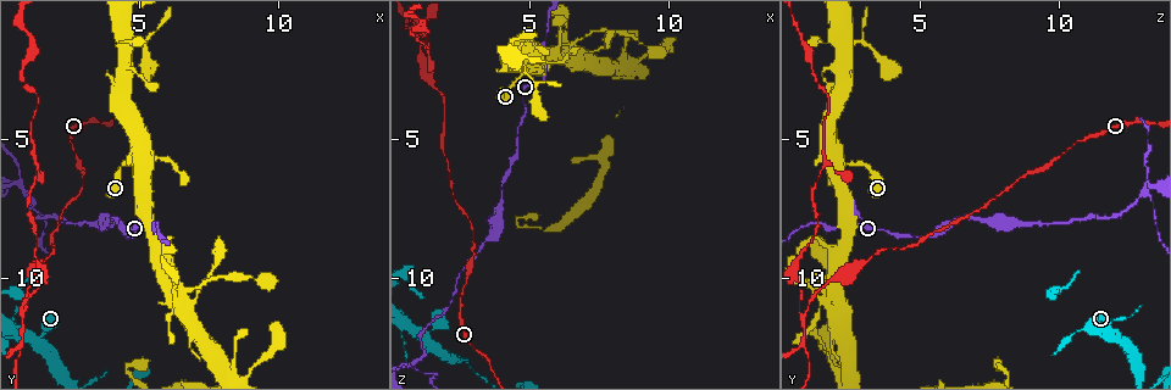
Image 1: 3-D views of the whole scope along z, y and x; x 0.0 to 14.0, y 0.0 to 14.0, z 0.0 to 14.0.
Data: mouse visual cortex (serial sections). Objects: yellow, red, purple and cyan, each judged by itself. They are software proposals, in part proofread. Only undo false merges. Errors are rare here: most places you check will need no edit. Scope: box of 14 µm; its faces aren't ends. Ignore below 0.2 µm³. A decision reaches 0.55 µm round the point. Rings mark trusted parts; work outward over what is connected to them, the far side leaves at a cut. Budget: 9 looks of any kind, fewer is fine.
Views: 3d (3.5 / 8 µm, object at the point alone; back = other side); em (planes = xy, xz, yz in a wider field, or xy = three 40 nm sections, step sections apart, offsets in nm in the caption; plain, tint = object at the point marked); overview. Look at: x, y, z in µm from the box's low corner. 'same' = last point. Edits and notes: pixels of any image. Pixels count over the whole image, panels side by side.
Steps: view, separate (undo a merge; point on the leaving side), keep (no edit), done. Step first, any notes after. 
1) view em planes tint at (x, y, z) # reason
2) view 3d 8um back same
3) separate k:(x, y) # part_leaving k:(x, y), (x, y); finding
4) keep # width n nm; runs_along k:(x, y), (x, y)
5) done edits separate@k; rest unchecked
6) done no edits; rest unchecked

view 3d 3.5um at (1.3, 12.2, 12.1) # thin neck

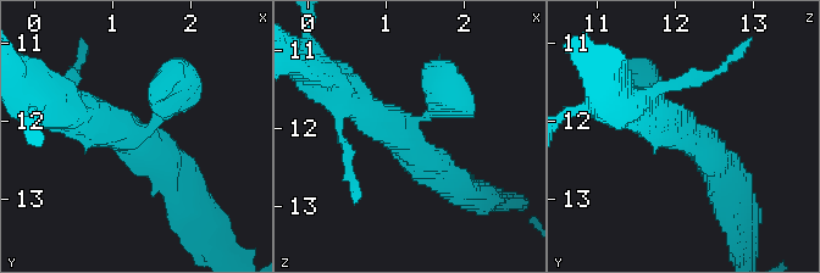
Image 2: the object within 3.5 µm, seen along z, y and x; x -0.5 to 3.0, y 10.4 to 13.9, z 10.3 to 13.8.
view em xy step 1 tint at (1.25, 12.20, 12.05)

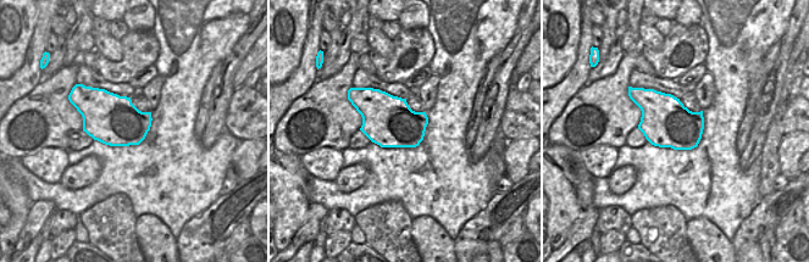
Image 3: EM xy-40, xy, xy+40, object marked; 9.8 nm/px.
keep # runs_along 2:(636, 77), (732, 178); continuous, no second cell

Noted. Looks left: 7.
view 3d 3.5um at (4.7, 8.6, 4.9) # narrows sharply

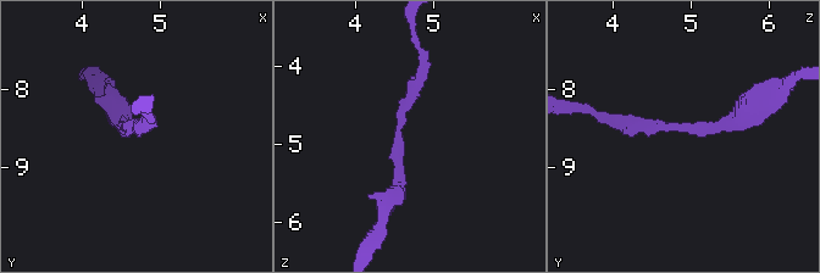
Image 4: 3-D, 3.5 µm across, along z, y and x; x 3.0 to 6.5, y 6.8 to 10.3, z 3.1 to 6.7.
view em xy step 3 tint at (4.60, 8.50, 4.85)

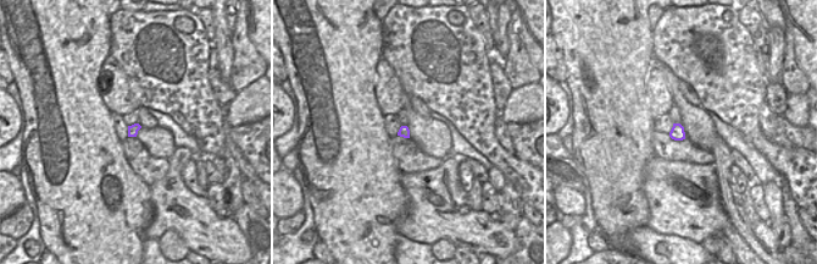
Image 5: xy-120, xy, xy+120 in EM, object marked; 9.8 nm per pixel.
keep # one cell here

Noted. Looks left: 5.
view 3d 3.5um at (6.6, 10.5, 1.8) # abrupt turn

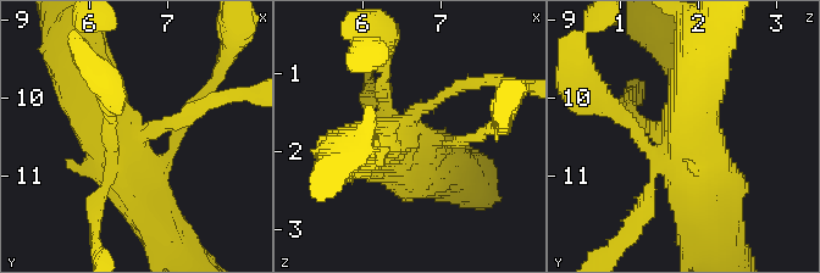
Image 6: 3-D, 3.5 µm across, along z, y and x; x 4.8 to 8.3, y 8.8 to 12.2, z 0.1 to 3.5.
view em xy step 1 plain at (6.50, 10.50, 1.70) # need the tissue

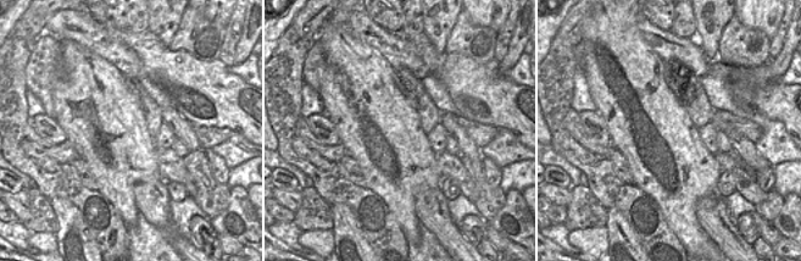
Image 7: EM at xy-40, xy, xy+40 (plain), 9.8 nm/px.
view em xy step 1 tint same # where the object lies

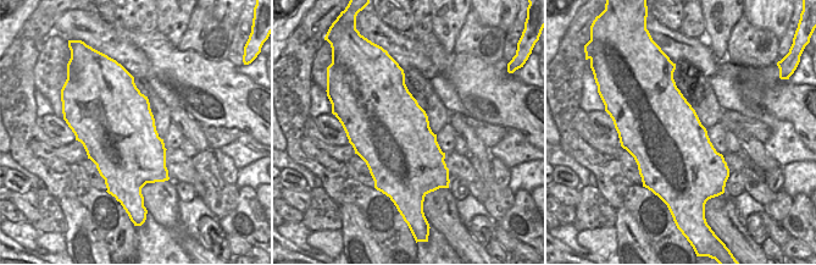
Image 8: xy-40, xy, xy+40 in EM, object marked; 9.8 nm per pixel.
keep # runs_along 6:(88, 87), (117, 165), (162, 229); all the same cell

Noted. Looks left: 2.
view 3d 3.5um back at (1.0, 7.0, 12.9) # three arms meet

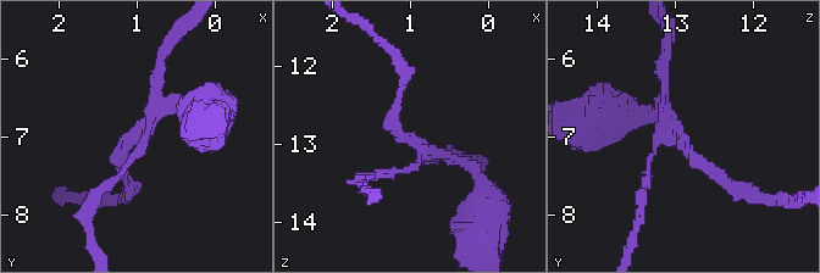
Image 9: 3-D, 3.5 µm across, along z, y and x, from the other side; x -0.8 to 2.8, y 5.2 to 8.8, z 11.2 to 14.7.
view em planes tint at (1.00, 7.00, 12.95) # arms 3; arm_widths 100, 150, 150 nm

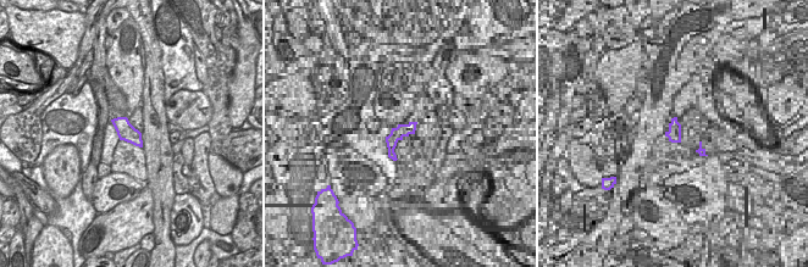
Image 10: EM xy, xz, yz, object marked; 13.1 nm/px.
separate 9:(664, 55) # a second cell is stuck on

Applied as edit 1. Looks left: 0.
done edits separate@9; rest unchecked

